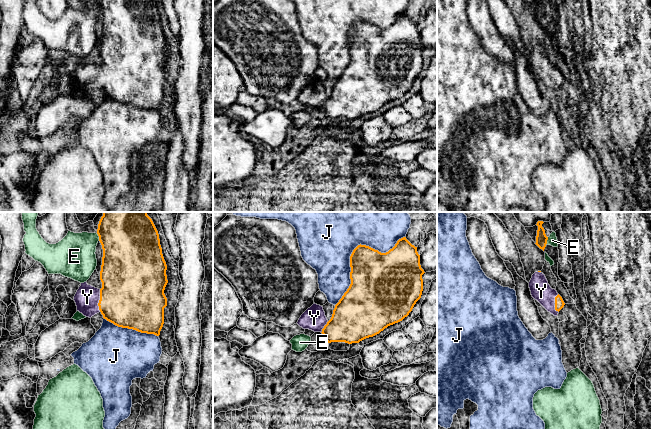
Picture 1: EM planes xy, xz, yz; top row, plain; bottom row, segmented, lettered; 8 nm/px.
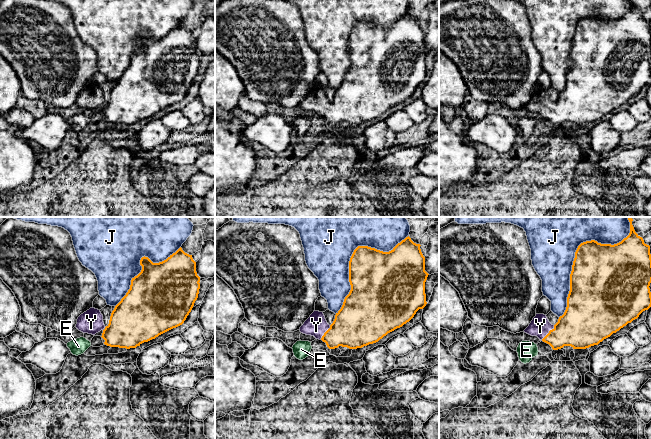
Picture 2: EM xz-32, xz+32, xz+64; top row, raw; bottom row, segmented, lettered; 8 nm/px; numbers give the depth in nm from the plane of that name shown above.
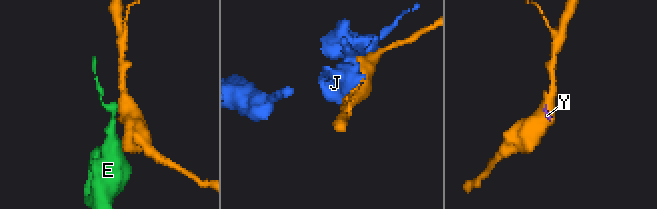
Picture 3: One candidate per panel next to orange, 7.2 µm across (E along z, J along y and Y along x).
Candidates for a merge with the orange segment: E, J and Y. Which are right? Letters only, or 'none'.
Y

